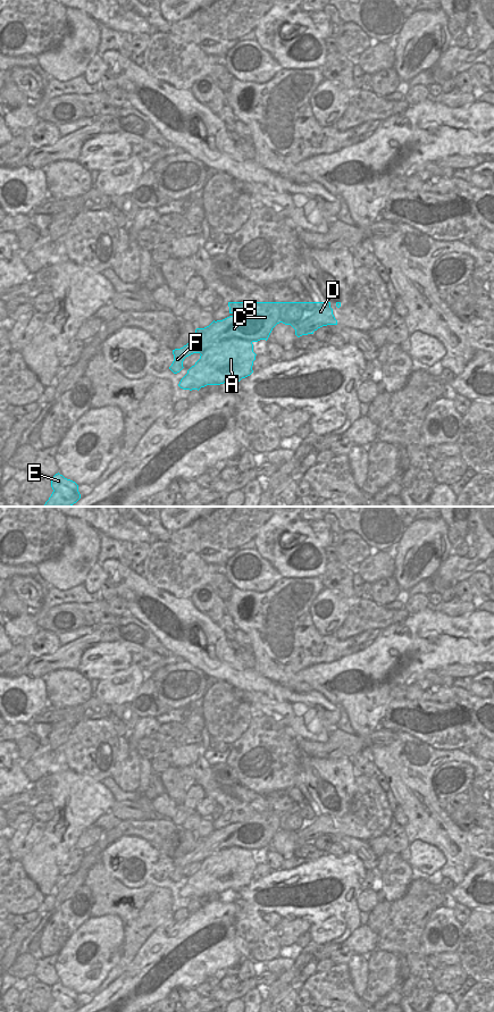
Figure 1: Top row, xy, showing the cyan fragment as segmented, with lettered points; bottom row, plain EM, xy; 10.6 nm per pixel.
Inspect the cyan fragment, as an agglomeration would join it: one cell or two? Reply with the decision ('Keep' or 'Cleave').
Cleave

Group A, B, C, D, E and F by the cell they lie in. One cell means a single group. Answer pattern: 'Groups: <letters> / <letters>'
Groups: A E / B C D F

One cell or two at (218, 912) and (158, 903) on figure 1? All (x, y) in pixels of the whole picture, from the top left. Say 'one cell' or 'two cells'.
two cells

